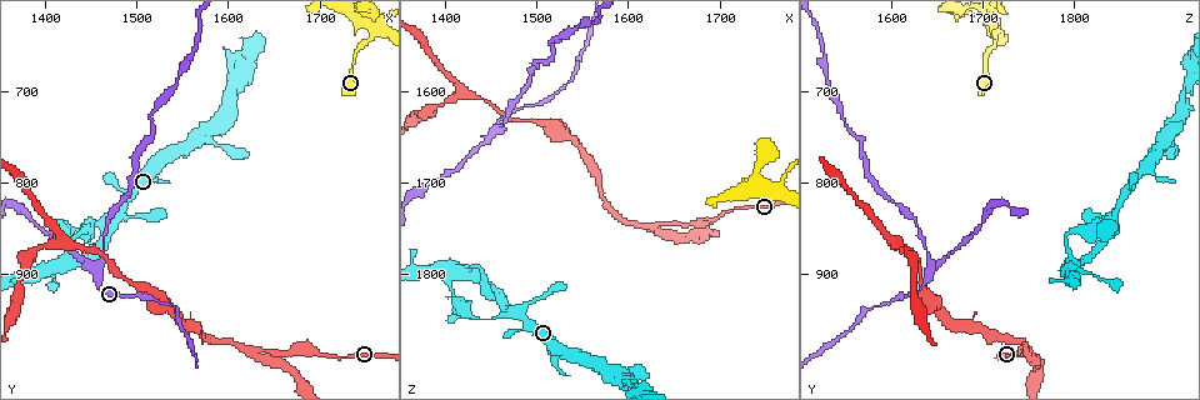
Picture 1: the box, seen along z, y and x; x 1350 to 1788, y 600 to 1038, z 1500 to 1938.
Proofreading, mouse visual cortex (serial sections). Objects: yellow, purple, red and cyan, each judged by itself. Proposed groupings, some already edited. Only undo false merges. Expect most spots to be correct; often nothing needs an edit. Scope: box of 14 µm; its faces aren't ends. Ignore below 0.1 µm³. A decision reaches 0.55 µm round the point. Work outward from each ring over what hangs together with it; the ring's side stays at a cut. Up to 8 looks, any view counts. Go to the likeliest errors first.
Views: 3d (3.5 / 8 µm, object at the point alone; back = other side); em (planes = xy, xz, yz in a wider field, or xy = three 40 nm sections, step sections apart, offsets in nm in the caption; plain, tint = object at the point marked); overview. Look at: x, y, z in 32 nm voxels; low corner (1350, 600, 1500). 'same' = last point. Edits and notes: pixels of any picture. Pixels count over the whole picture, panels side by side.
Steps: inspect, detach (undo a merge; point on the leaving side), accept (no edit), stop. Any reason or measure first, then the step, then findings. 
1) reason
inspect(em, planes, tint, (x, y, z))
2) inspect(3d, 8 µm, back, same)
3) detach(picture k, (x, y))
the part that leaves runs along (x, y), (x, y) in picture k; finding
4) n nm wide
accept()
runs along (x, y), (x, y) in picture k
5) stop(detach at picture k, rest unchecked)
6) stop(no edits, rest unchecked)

a narrow waist
inspect(3d, 8 µm, (1630, 980, 1750))

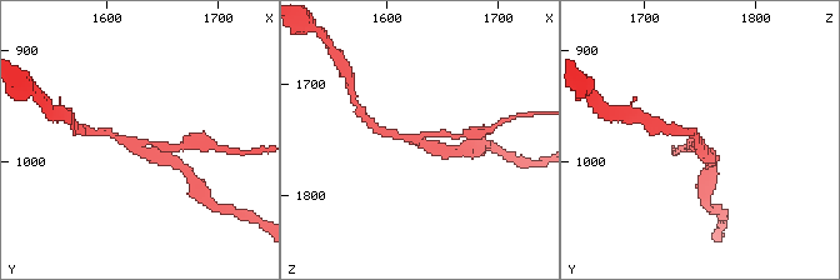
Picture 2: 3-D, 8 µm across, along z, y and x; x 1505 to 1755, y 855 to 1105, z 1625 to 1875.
3 arms; arms of 200, 200, 400 nm; need the tissue
inspect(em, xy, step 3, tint, (1628, 982, 1748))

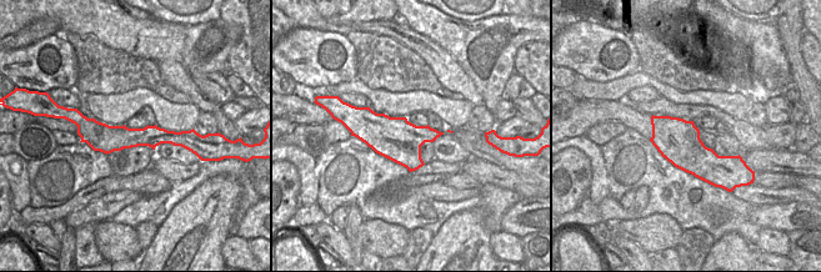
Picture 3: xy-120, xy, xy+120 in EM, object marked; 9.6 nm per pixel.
accept()
runs along (173, 146), (129, 143), (104, 133) in picture 2; continuous, no second cell

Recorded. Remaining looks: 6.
arms part here
inspect(3d, 3.5 µm, (1420, 865, 1605))

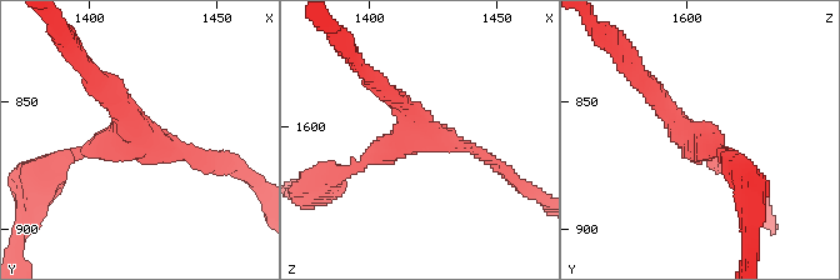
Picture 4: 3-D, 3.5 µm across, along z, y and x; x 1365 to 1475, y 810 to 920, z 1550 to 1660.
need the tissue
inspect(em, xy, step 2, tint, (1421, 865, 1605))

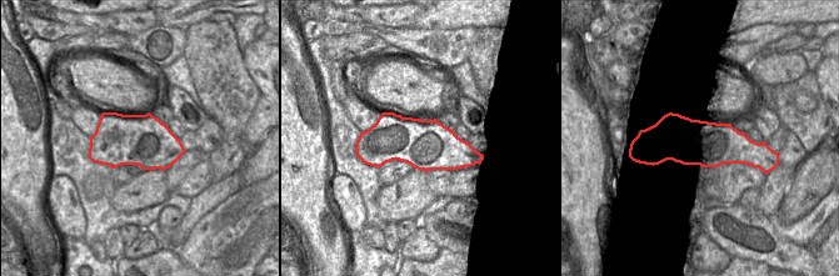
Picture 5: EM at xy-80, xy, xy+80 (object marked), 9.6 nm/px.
inspect(em, xy, step 3, tint, same)

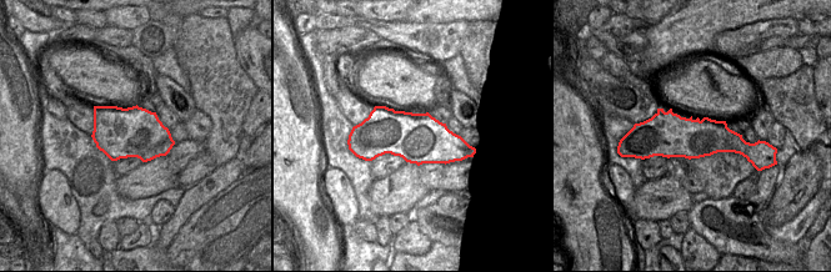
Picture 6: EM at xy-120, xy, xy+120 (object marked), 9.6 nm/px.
accept()
runs along (215, 161), (154, 143), (70, 154) in picture 4; continuous, no second cell

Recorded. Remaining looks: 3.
three-way junction
inspect(3d, 3.5 µm, (1455, 895, 1640))

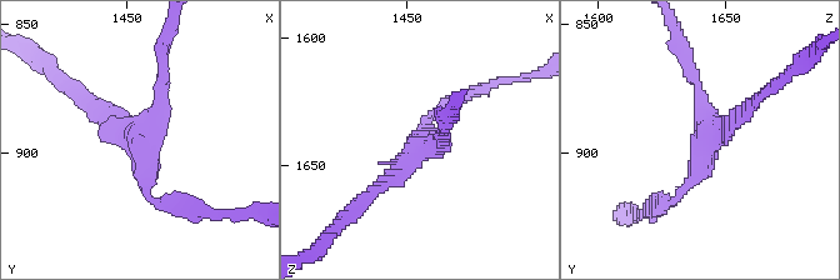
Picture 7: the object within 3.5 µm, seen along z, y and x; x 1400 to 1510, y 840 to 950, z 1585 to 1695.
inspect(em, xy, step 5, tint, (1457, 892, 1643))

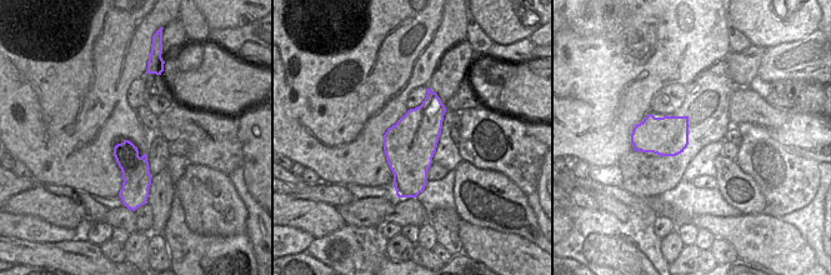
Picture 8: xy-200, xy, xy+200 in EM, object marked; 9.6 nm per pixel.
cut it another way
inspect(em, xy, step 1, tint, same)

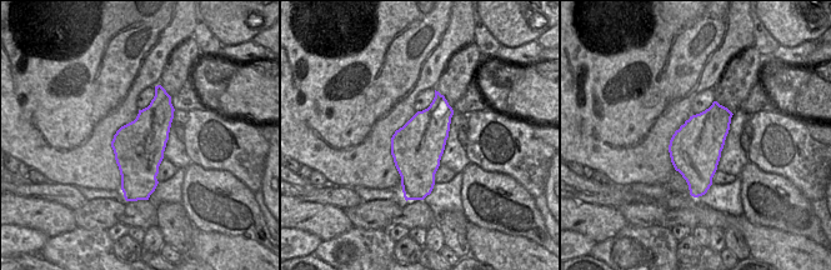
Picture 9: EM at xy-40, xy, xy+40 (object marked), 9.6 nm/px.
500 nm wide
accept()
runs along (669, 204), (708, 139), (685, 58) in picture 7; one cell here

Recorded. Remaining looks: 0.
stop(no edits, rest unchecked)

